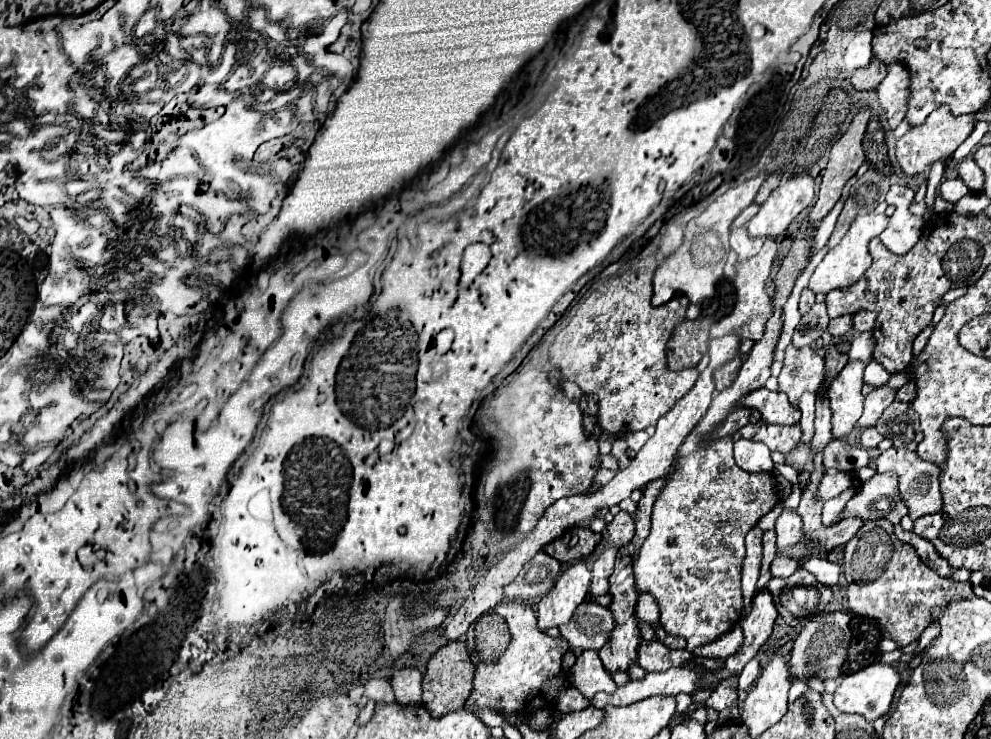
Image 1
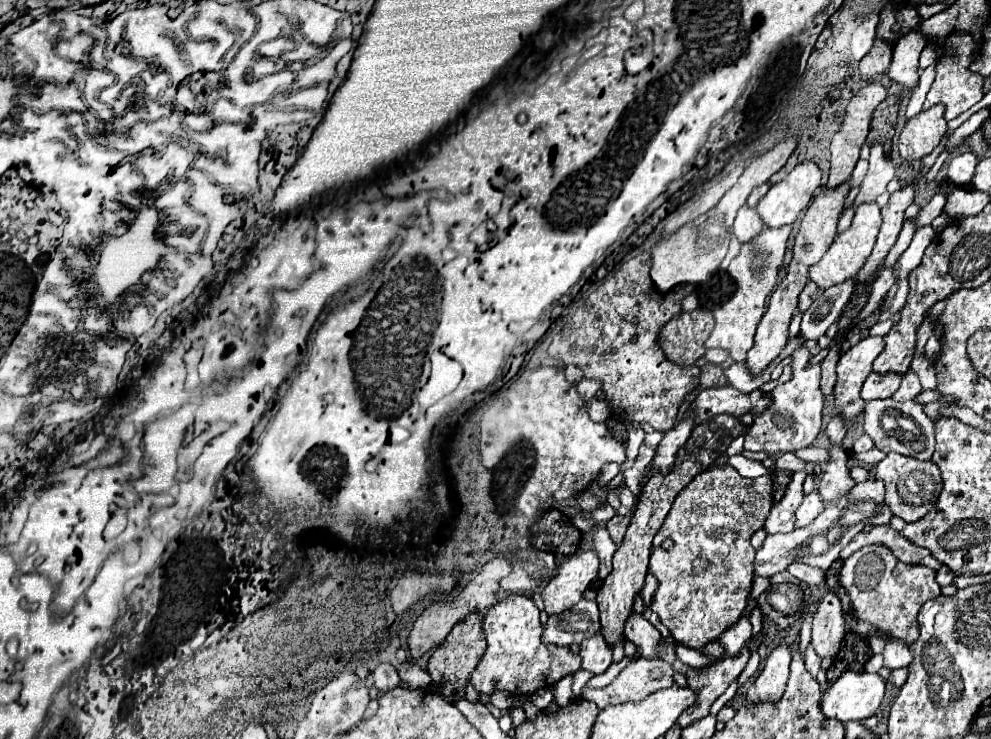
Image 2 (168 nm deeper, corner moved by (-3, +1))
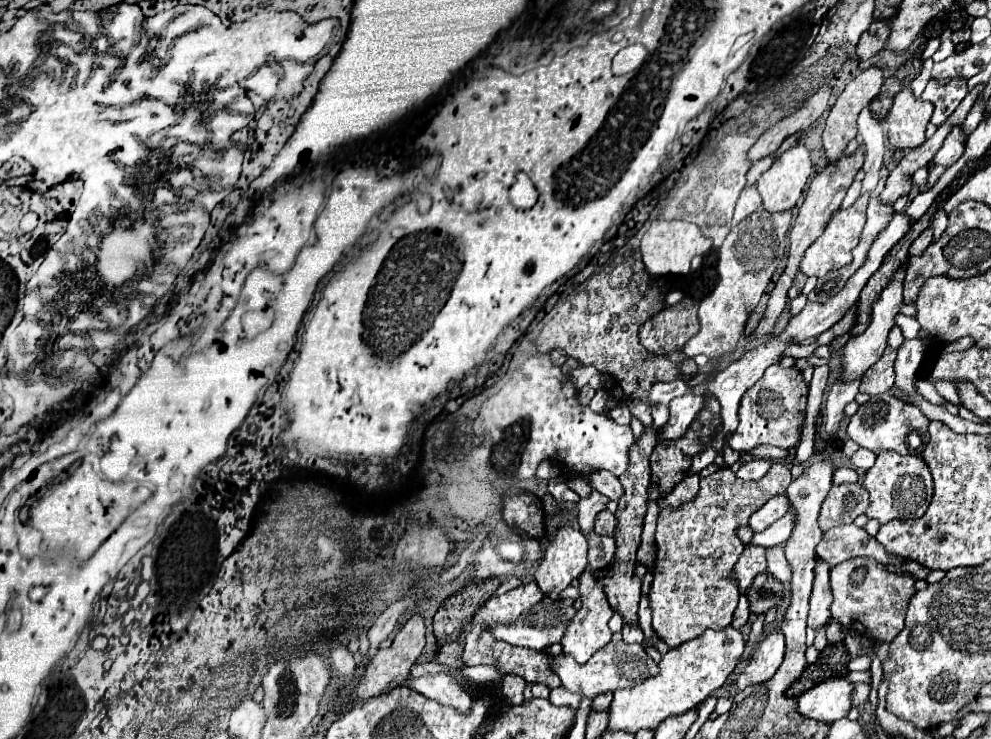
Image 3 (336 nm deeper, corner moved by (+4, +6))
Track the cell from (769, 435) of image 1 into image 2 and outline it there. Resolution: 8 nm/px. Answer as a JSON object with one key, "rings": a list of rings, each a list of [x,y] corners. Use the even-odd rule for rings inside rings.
{"rings":[[[799,346],[793,352],[793,380],[777,384],[771,392],[773,396],[773,406],[763,412],[761,416],[755,416],[749,432],[745,434],[745,450],[765,450],[769,454],[779,454],[779,452],[791,452],[791,450],[799,450],[799,448],[807,448],[813,444],[819,428],[821,428],[821,412],[823,412],[823,394],[819,388],[819,380],[821,380],[821,364],[809,364],[811,362],[811,352],[807,346]]]}

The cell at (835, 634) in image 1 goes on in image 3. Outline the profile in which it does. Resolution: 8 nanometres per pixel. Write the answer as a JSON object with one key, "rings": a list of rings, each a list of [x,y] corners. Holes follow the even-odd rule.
{"rings":[[[818,561],[814,567],[814,589],[810,597],[810,615],[808,615],[808,625],[812,629],[824,627],[830,621],[830,603],[832,603],[830,565]]]}

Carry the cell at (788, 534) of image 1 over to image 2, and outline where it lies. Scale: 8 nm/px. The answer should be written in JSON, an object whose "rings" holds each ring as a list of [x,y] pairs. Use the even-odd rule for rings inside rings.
{"rings":[[[795,472],[791,484],[787,486],[785,496],[777,506],[771,508],[771,514],[765,520],[765,530],[769,534],[777,532],[791,532],[795,528],[795,512],[803,500],[803,480],[807,472]]]}

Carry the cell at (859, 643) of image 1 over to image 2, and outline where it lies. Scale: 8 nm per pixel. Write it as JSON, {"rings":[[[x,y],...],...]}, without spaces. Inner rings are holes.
{"rings":[[[847,632],[843,638],[843,644],[839,648],[839,654],[833,660],[831,674],[843,674],[847,670],[863,672],[865,664],[873,656],[869,648],[869,640],[865,636],[859,636],[855,632]]]}

